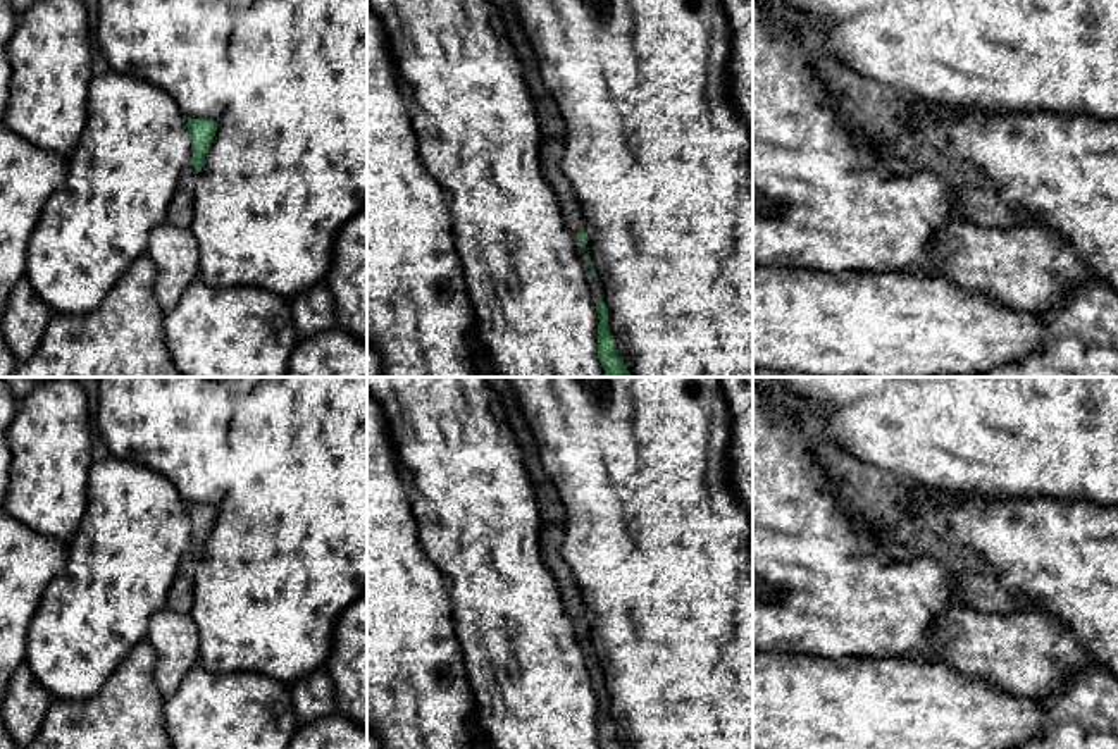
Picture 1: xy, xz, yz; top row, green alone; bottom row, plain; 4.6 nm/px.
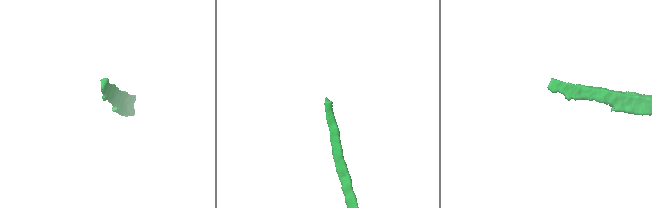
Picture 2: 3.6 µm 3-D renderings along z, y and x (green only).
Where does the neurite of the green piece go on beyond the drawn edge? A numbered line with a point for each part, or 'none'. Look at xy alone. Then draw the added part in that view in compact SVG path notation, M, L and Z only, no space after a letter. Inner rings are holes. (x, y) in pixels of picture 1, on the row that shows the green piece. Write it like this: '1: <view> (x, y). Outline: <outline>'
none

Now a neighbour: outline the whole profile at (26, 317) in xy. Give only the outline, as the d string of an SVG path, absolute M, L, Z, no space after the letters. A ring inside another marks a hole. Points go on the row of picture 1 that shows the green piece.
M26 277L19 279L0 322L0 332L19 363L36 353L52 317L53 310L38 296L31 282Z

